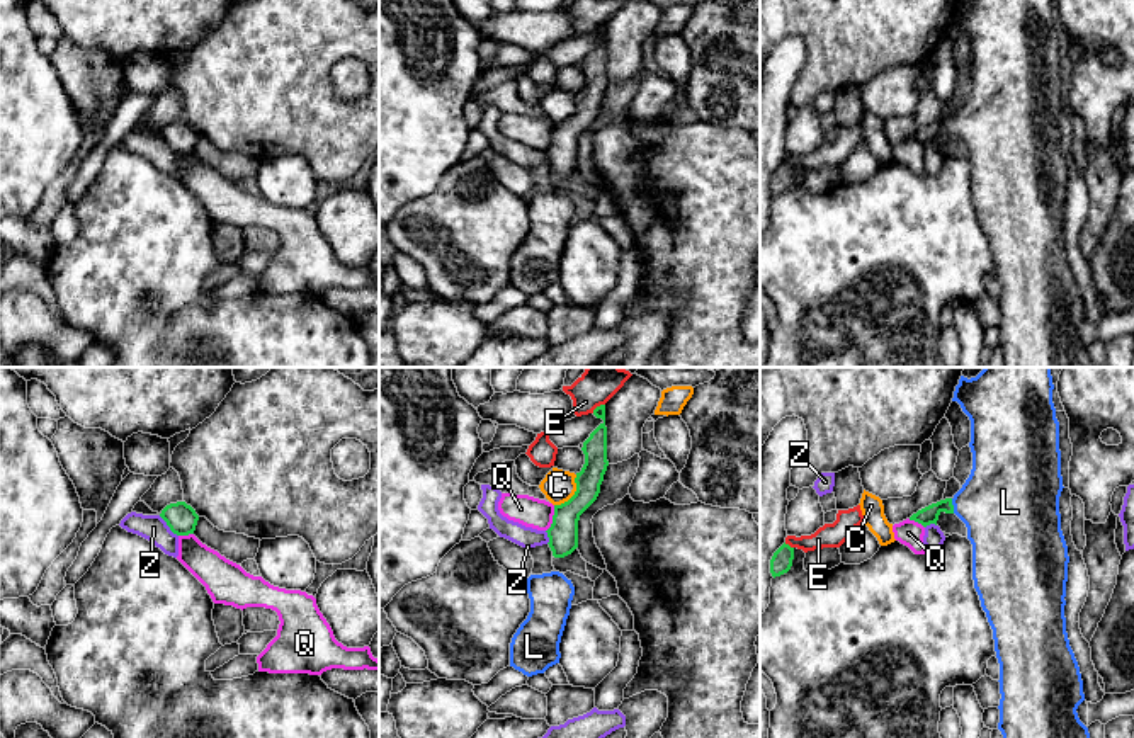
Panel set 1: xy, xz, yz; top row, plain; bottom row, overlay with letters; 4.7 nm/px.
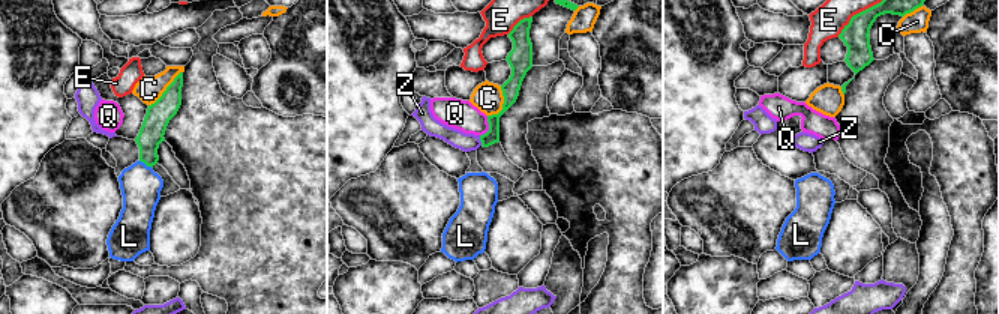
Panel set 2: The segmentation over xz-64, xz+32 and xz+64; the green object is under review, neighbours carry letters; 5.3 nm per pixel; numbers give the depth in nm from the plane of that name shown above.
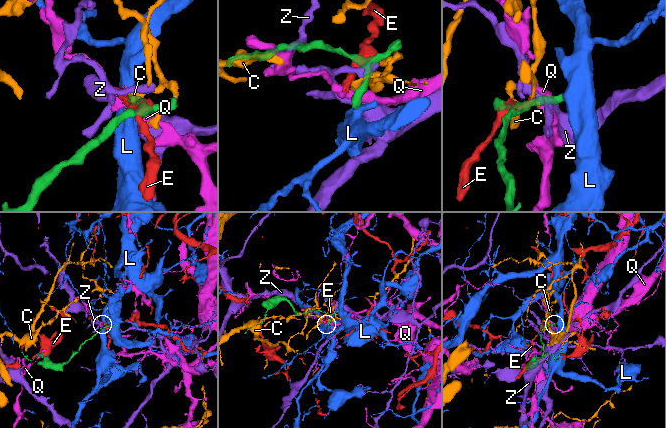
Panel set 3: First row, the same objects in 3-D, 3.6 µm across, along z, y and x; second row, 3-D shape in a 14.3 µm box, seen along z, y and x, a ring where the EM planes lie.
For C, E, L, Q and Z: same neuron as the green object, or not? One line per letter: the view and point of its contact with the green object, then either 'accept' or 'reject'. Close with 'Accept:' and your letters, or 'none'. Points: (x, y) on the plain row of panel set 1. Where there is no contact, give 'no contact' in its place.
C: xz (575, 113) | reject
E: xz (597, 26) | reject
L: yz (952, 124) | accept
Q: xz (553, 138) | reject
Z: xy (167, 143) | reject
Accept: L

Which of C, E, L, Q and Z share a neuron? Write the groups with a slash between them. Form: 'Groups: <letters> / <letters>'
Groups: C / E / L / Q / Z

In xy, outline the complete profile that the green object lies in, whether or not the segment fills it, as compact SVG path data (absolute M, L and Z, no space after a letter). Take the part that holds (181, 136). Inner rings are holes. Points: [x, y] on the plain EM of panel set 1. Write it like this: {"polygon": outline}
{"polygon": "M185 121L167 124L162 129L160 136L167 141L170 150L177 155L194 153L199 139L199 134L196 133L196 129Z"}

